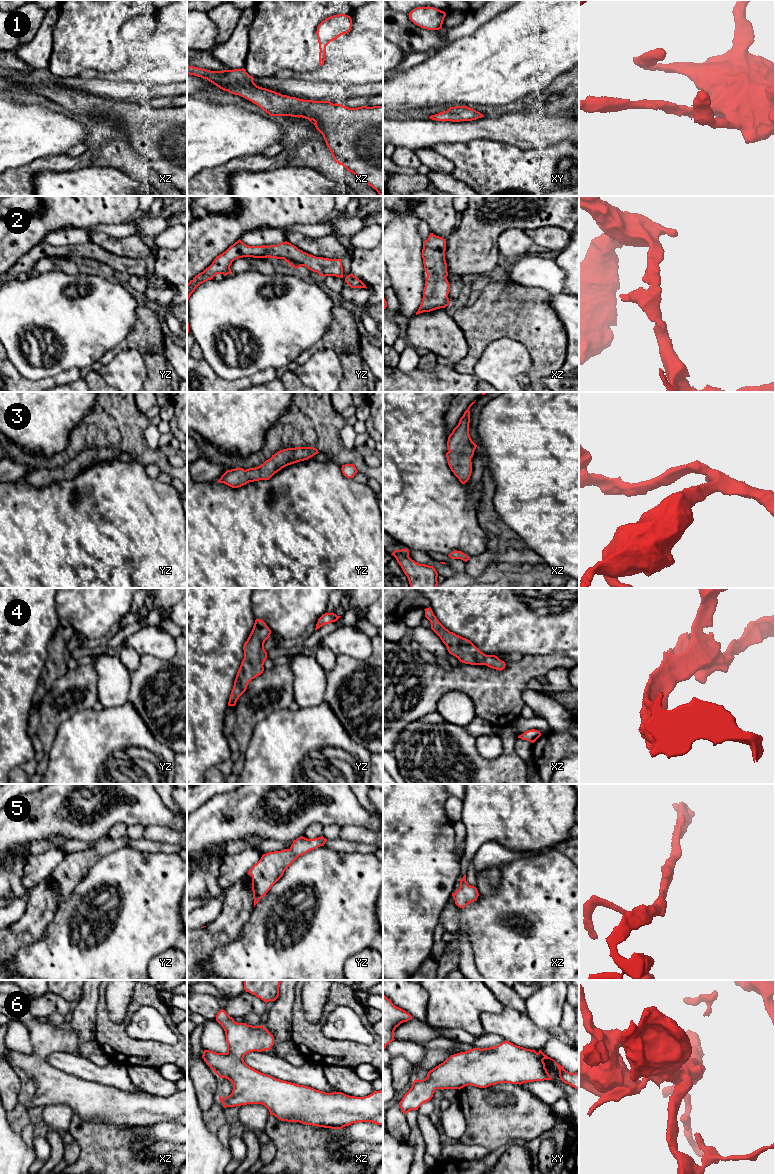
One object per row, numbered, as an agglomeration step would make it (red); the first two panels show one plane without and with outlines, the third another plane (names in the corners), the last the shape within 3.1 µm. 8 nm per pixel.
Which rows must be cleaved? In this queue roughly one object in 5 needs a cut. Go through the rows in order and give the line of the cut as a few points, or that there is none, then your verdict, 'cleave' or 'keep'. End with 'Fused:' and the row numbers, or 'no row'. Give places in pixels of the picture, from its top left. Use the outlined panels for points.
1: no cut | keep
2: no cut | keep
3: no cut | keep
4: no cut | keep
5: no cut | keep
6: no cut | keep
Fused: no row

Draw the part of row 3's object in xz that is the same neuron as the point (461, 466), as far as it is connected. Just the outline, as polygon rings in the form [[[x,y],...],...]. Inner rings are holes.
[[[475,400],[476,401],[476,400]],[[472,402],[468,409],[464,412],[463,416],[460,418],[458,425],[453,429],[452,433],[448,437],[447,447],[448,452],[446,453],[448,465],[454,475],[459,479],[462,484],[465,484],[472,473],[472,462],[471,458],[474,455],[474,451],[477,445],[472,441],[469,435],[469,423],[470,423],[470,407],[475,403]]]

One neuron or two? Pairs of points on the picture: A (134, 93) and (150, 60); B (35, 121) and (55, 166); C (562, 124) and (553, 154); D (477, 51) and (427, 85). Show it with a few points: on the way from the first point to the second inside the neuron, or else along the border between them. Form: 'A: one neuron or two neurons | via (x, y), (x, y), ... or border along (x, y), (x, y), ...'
A: two neurons | border along (116, 81), (146, 81), (149, 83)
B: two neurons | border along (66, 154), (41, 156), (28, 164)
C: two neurons | border along (568, 139), (563, 139), (542, 148), (533, 149)
D: one neuron | via (465, 63), (452, 76), (439, 81)

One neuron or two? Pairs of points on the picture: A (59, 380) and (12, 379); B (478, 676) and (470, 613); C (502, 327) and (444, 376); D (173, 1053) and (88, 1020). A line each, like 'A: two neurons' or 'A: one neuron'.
A: one neuron
B: two neurons
C: two neurons
D: two neurons

